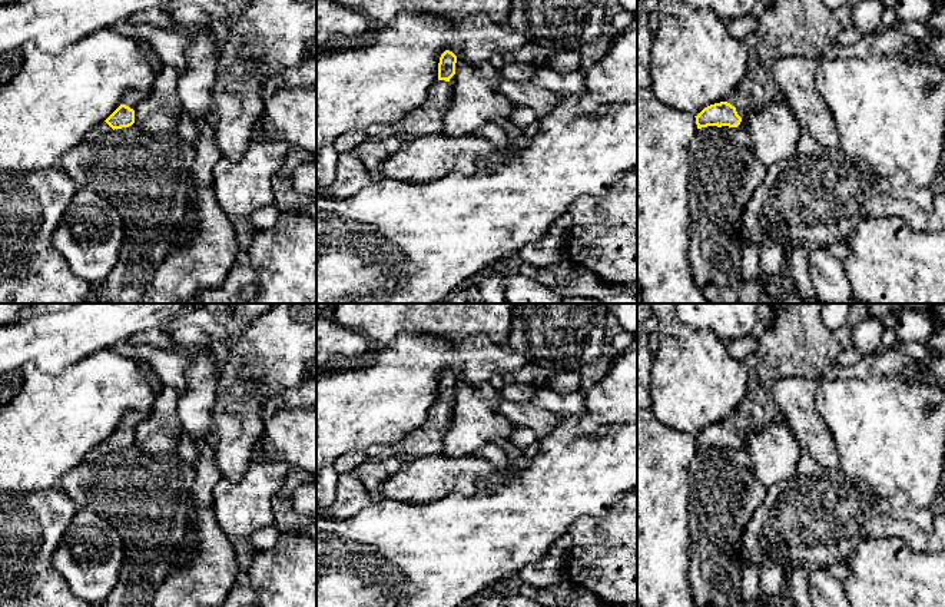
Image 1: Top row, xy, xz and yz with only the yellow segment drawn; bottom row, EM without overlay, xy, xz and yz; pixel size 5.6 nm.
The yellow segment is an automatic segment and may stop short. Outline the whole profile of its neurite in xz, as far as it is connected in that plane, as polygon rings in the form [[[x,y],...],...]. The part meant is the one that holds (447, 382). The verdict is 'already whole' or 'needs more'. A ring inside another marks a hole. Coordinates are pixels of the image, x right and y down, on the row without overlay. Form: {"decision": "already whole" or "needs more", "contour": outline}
{"decision": "needs more", "contour": [[[445,371],[438,384],[438,401],[430,409],[427,421],[391,447],[371,447],[367,450],[369,458],[385,460],[392,457],[410,464],[418,457],[438,455],[442,448],[441,437],[452,418],[450,399],[455,395],[455,384],[457,377]]]}

